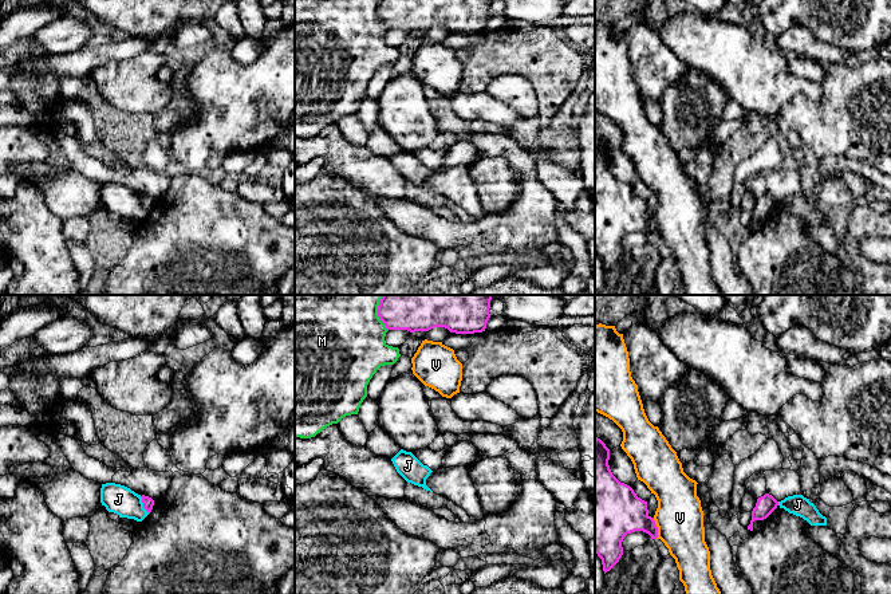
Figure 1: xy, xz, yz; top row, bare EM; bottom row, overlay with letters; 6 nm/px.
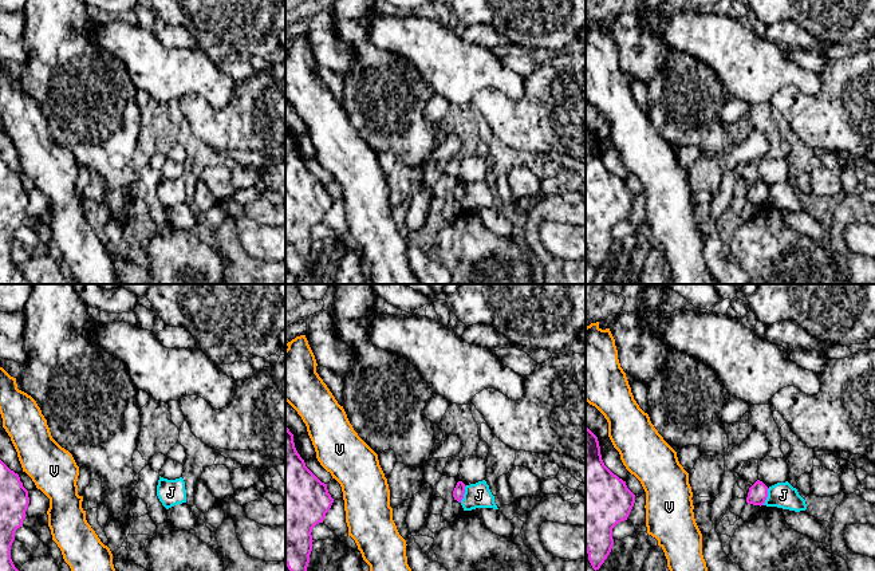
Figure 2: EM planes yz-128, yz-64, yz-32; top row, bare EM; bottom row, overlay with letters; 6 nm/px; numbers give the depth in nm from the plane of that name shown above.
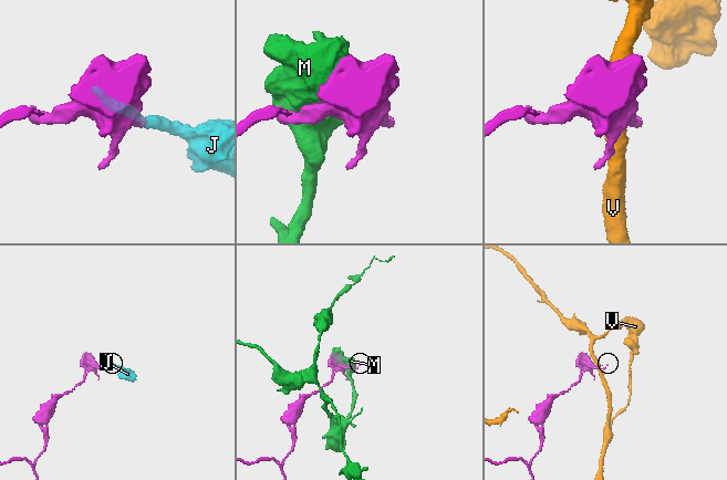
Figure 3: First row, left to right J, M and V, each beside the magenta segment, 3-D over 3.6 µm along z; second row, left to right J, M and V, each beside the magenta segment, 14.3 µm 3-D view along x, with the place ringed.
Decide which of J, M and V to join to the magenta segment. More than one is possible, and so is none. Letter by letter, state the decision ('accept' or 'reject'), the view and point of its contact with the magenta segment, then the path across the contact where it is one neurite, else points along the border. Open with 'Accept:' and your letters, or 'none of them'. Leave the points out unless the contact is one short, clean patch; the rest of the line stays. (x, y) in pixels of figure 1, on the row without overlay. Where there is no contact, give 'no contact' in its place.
Accept: none of them
J: reject | xy (144, 204) | along xy (140, 196), (149, 212)
M: reject | xz (378, 15)
V: reject | yz (657, 228) | along yz (653, 217), (657, 225), (657, 238)

